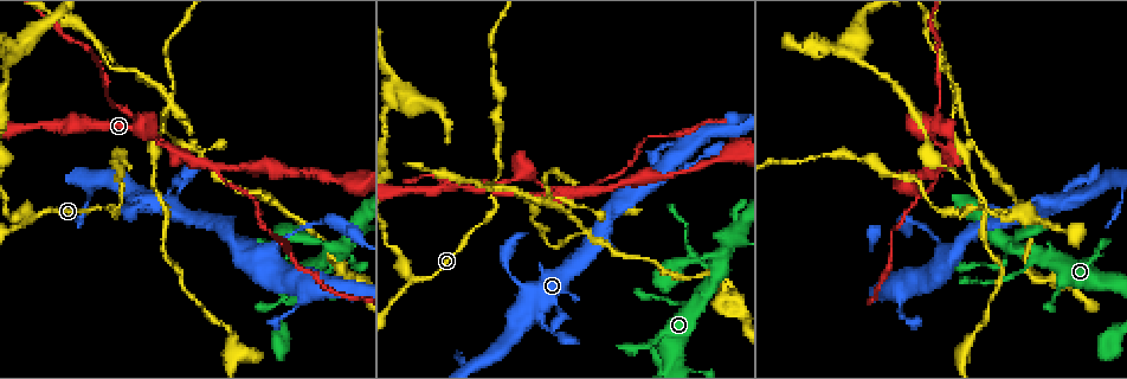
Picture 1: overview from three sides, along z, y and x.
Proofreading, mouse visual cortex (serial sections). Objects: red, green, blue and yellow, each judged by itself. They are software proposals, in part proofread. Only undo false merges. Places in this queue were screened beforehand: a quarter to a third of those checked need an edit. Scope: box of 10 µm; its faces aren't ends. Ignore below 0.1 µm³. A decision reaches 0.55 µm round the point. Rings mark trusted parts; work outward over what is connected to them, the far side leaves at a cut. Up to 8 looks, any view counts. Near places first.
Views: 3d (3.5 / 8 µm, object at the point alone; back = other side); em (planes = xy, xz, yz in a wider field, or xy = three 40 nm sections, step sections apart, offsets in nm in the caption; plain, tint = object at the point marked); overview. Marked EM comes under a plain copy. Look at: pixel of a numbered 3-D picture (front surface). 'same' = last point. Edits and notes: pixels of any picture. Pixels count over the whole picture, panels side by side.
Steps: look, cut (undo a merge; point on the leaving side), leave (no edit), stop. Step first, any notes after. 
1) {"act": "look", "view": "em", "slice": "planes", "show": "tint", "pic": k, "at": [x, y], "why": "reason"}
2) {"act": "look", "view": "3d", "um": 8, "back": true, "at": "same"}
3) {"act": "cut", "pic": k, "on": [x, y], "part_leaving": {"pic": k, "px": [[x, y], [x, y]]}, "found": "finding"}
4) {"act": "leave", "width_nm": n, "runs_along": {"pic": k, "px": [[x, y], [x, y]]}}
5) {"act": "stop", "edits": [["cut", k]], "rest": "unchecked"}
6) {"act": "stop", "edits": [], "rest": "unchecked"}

{"act": "look", "view": "3d", "um": 8, "pic": 1, "at": [1014, 250], "why": "three arms meet"}

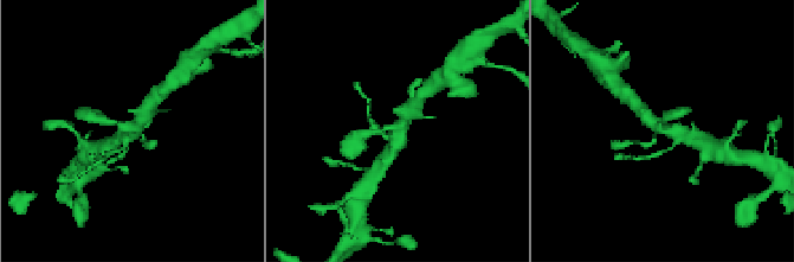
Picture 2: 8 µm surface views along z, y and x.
{"act": "look", "view": "em", "slice": "xy", "step": 5, "show": "tint", "at": "same", "why": "need the tissue"}

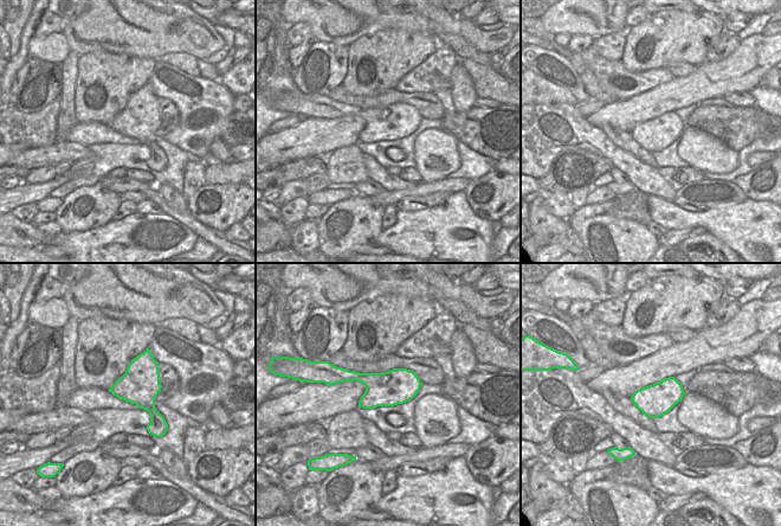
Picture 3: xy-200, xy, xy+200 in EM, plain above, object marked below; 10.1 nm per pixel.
{"act": "leave", "runs_along": {"pic": 2, "px": [[692, 138], [658, 127], [640, 109]]}, "found": "all the same cell"}

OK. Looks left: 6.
{"act": "look", "view": "3d", "um": 3.5, "back": true, "pic": 1, "at": [595, 189], "why": "three arms meet"}

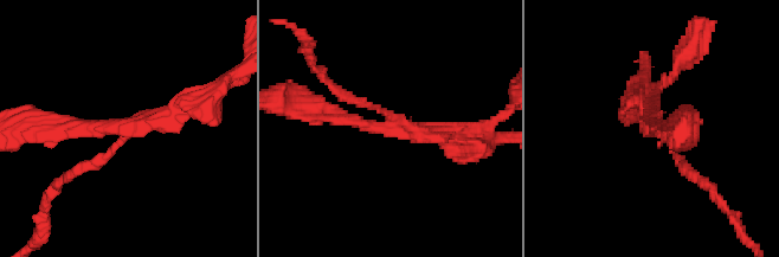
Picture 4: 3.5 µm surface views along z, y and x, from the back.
{"act": "look", "view": "em", "slice": "planes", "show": "tint", "pic": 4, "at": [396, 124], "why": "need the tissue"}

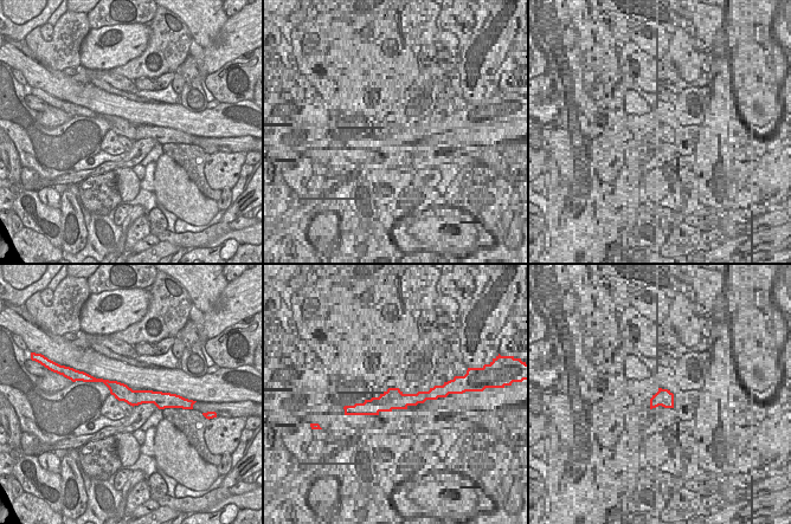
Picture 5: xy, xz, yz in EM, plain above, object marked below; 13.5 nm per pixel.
{"act": "cut", "pic": 4, "on": [95, 164], "found": "a second cell is stuck on"}

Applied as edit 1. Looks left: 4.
{"act": "look", "view": "3d", "um": 3.5, "pic": 1, "at": [411, 277], "why": "sharp bend"}

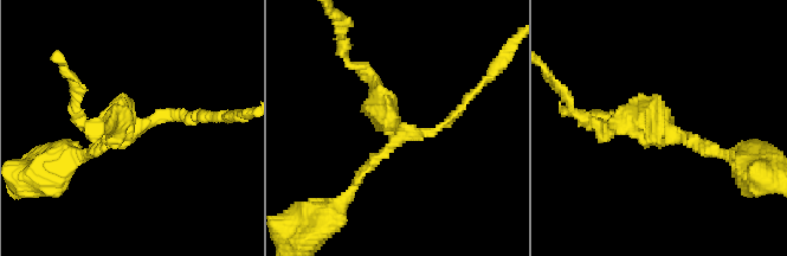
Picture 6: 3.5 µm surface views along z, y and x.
{"act": "look", "view": "em", "slice": "xy", "step": 2, "show": "tint", "pic": 6, "at": [135, 127], "arms": 3, "arm_widths_nm": [150, 150, 200]}

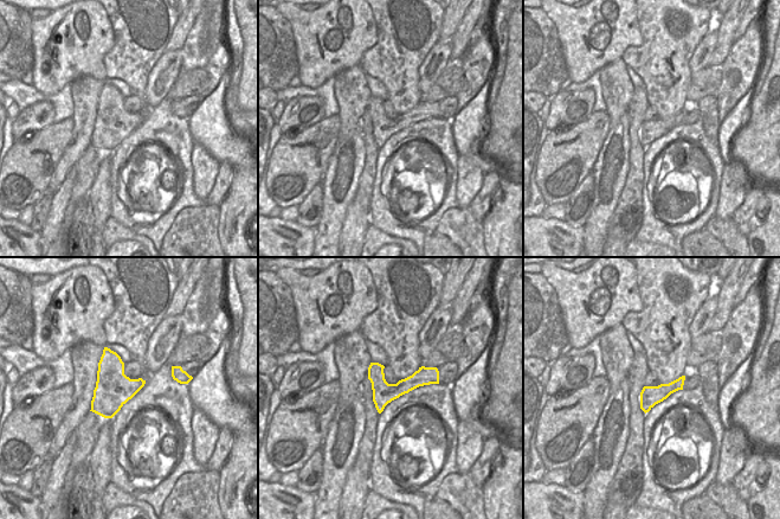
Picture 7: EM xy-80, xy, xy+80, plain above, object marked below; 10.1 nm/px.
{"act": "look", "view": "em", "slice": "xy", "step": 5, "show": "tint", "at": "same", "why": "another direction"}

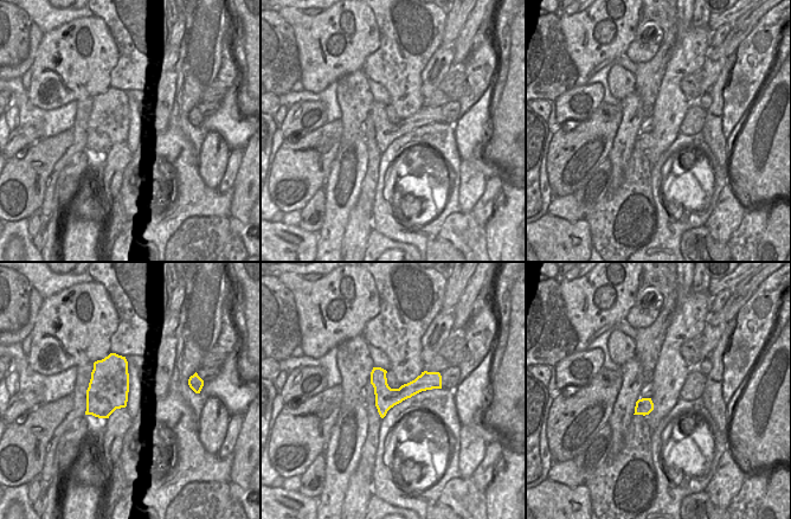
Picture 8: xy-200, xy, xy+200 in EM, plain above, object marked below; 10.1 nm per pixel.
{"act": "cut", "pic": 6, "on": [103, 115], "border": {"pic": 8, "px": [[398, 390], [385, 395], [388, 408]]}, "found": "two cells meet here"}

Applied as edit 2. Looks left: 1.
{"act": "stop", "edits": [["cut", 4], ["cut", 6]], "rest": "unchecked"}

